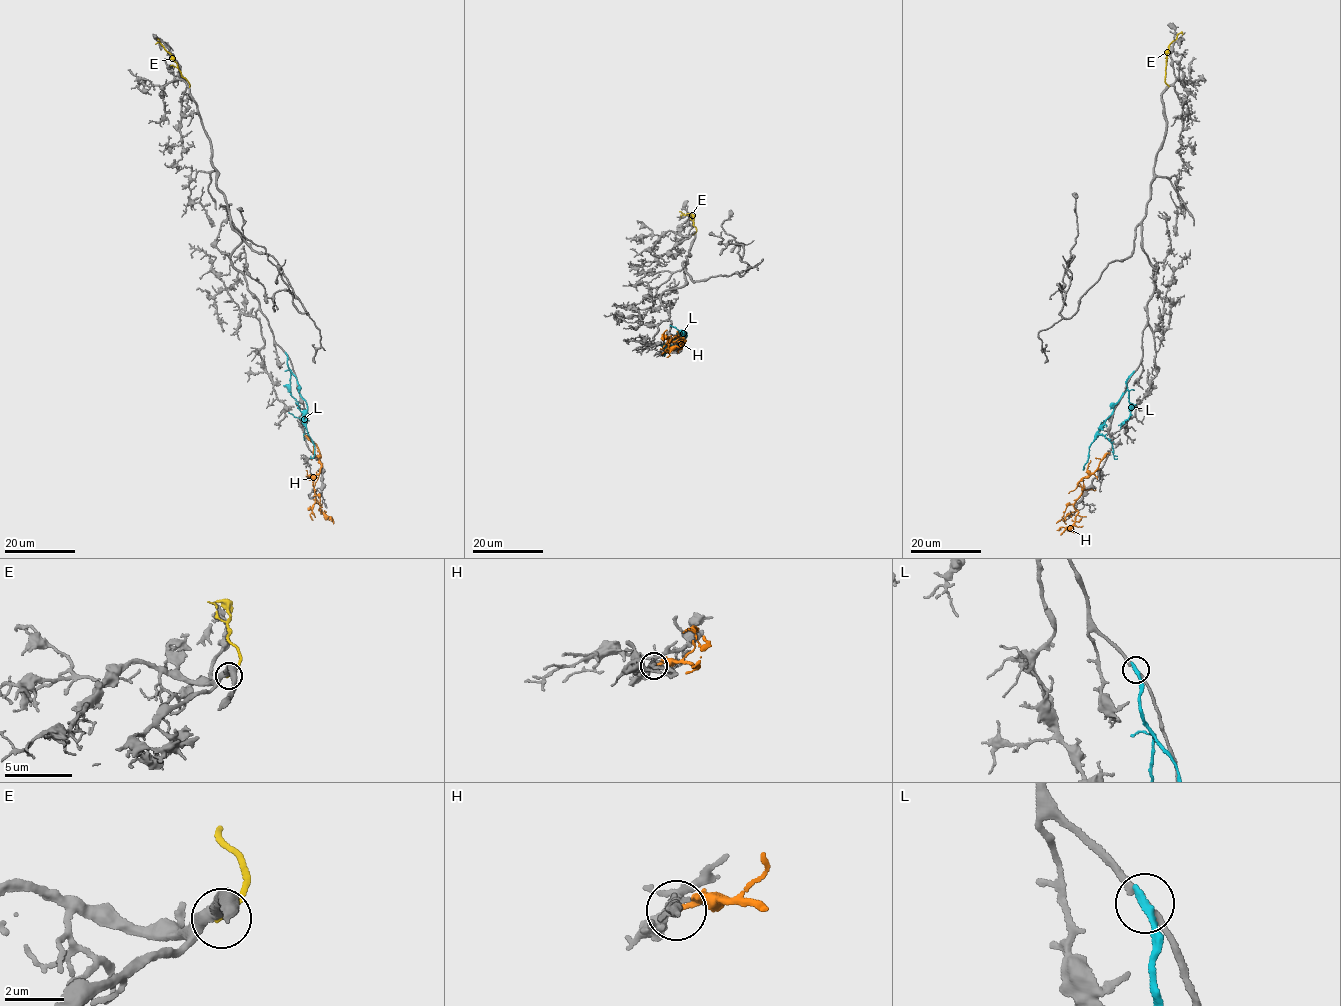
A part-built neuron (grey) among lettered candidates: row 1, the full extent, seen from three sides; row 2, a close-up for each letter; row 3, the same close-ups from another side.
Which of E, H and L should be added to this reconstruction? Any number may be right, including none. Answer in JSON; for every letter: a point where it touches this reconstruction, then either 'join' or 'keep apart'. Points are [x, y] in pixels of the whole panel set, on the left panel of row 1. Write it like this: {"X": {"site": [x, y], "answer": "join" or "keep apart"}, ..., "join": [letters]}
{"E": {"site": [189, 87], "answer": "keep apart"}, "H": {"site": [305, 435], "answer": "keep apart"}, "L": {"site": [286, 354], "answer": "keep apart"}, "join": []}

